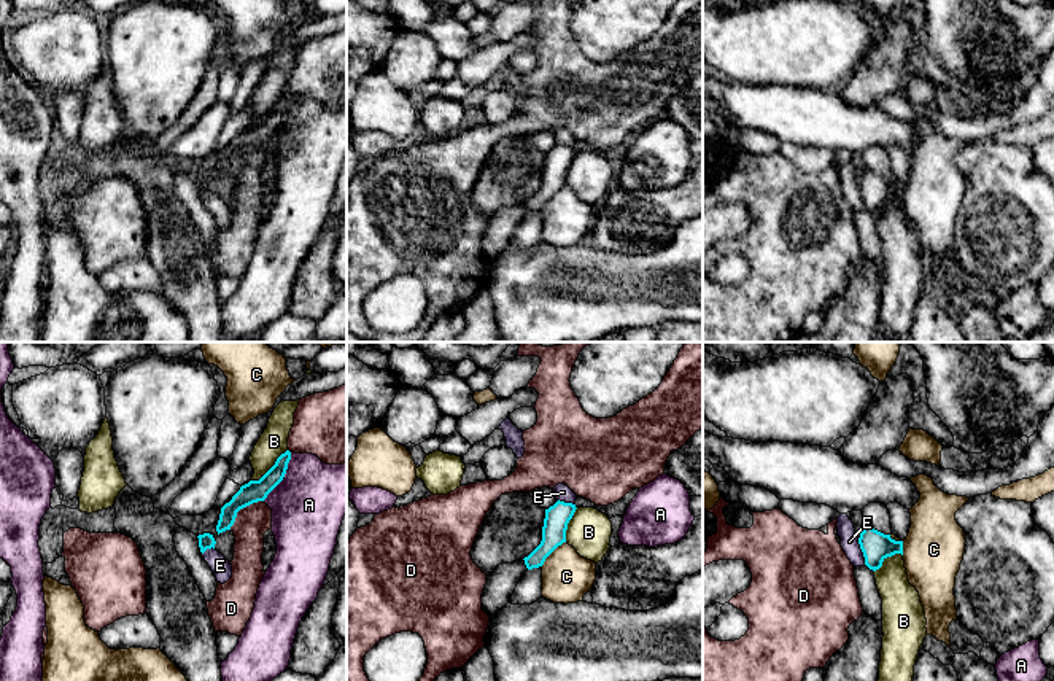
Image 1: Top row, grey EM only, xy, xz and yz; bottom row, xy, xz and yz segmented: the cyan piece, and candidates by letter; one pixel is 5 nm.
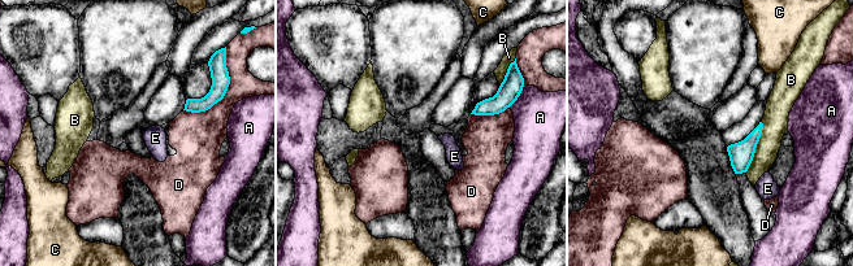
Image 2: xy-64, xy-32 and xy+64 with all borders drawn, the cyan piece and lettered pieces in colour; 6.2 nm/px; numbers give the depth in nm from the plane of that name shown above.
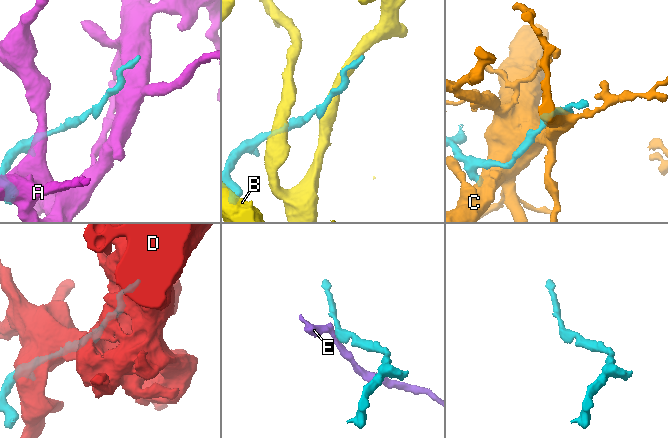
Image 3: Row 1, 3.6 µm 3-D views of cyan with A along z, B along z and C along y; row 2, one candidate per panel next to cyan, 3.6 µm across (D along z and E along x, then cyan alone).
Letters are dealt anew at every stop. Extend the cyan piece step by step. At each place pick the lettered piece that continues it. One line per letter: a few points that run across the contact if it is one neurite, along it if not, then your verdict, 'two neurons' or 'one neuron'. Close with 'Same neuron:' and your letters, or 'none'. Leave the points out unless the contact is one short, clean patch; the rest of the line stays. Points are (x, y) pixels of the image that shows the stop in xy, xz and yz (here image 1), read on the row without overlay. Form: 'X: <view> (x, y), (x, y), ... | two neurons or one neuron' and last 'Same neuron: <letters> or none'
A: xy (291, 96), (283, 123), (263, 143) | two neurons
B: two neurons
C: two neurons
D: two neurons
E: yz (857, 182), (867, 209) | two neurons
Same neuron: none

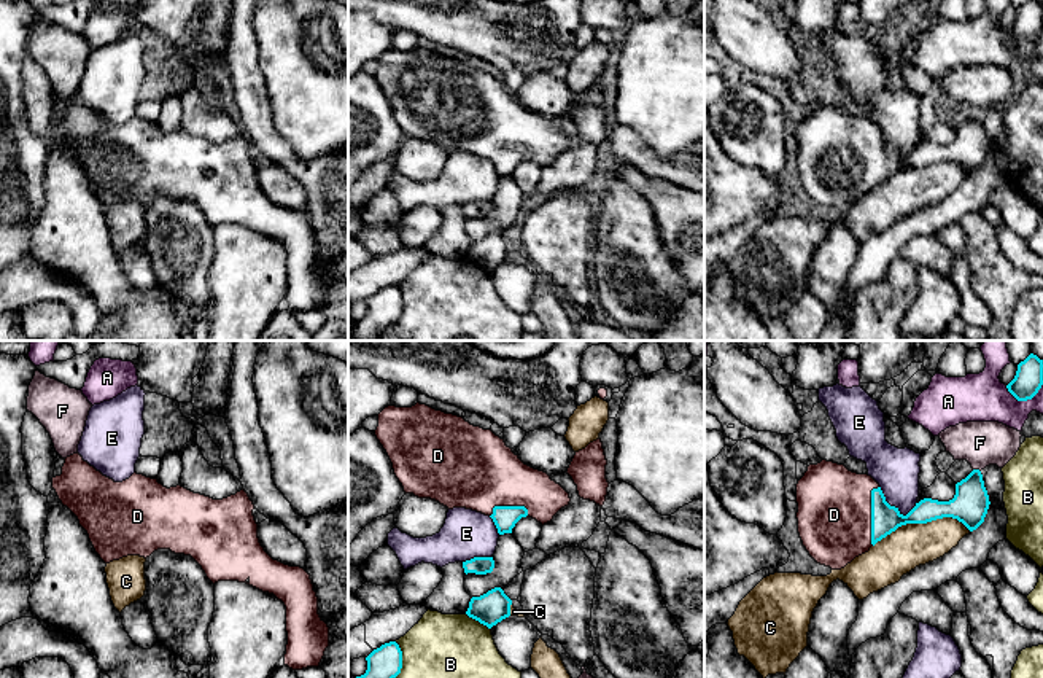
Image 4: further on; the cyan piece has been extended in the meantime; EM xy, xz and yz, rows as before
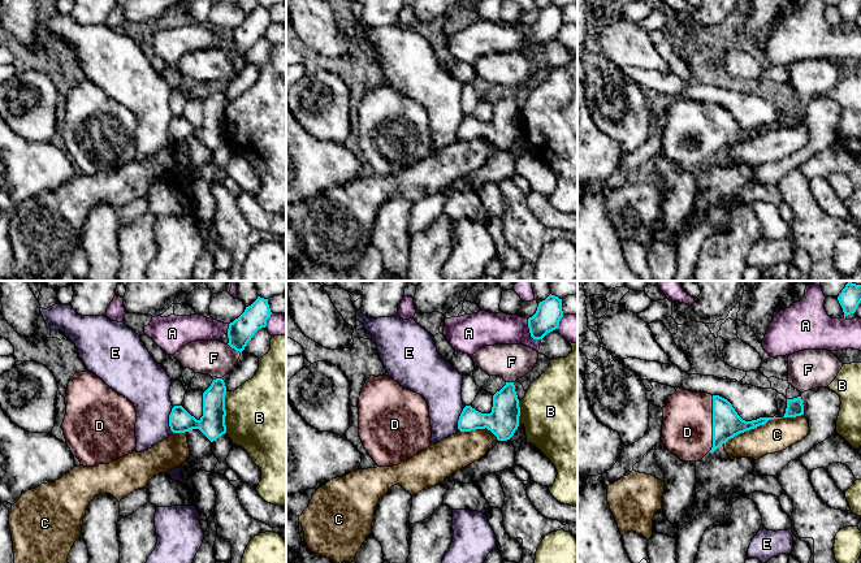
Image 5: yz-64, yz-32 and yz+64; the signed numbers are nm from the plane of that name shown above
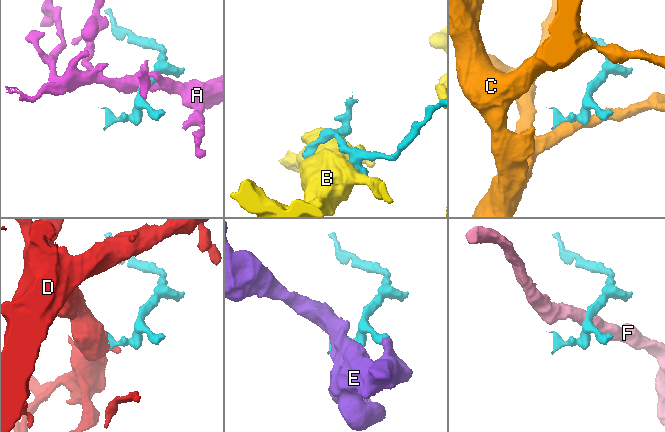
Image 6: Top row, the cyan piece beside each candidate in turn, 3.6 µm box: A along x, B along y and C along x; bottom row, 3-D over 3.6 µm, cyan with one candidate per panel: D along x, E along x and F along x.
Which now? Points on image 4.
A: yz (1042, 27), (1026, 43), (1018, 43), (1005, 31) | two neurons
B: two neurons
C: yz (970, 174), (951, 161), (907, 166), (873, 190) | two neurons
D: yz (884, 163), (872, 158), (833, 158) | one neuron
E: yz (880, 129), (884, 142), (903, 158), (916, 148) | two neurons
F: two neurons
Same neuron: D

